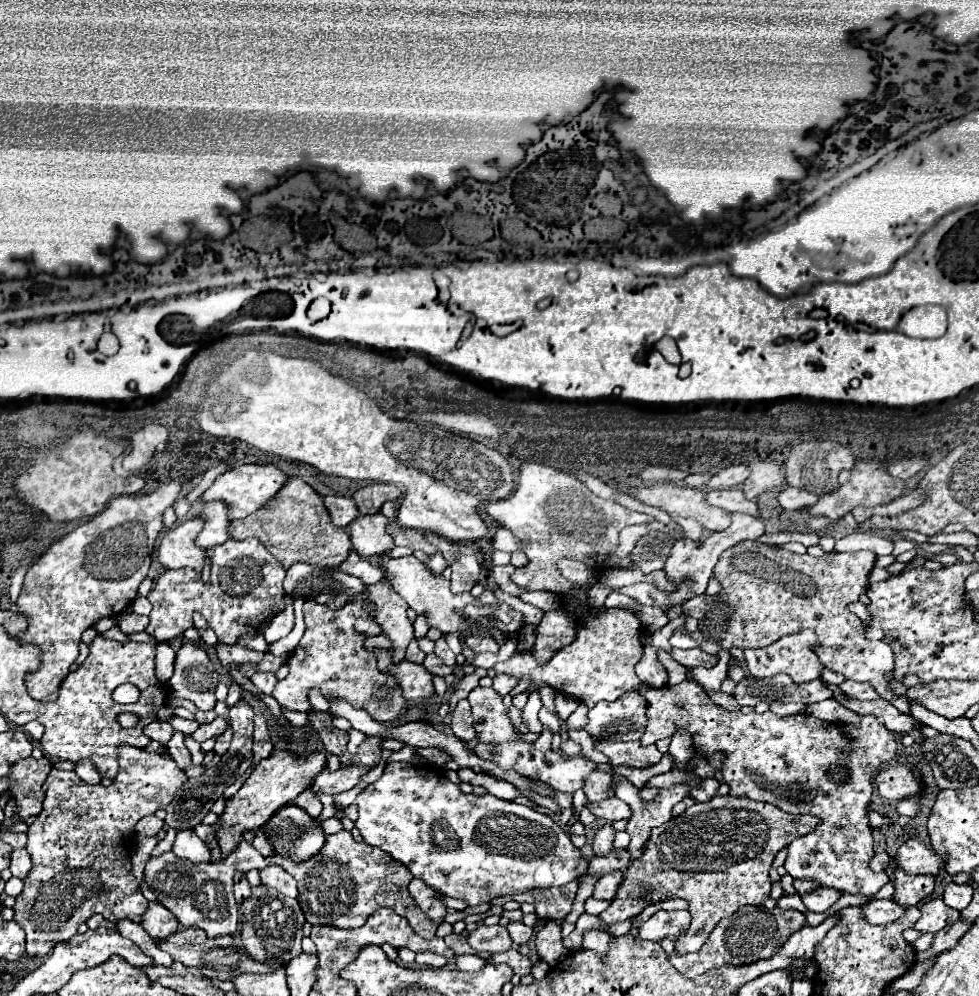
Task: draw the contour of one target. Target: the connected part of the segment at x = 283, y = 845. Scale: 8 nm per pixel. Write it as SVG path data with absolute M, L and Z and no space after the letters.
M287 804L279 808L263 826L275 854L301 864L313 858L325 844L325 834L307 810Z

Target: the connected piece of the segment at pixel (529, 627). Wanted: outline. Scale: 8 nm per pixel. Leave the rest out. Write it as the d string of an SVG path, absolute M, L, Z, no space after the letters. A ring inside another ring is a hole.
M525 624L523 630L521 630L521 640L517 642L517 650L515 652L529 652L535 644L535 630L537 626L535 624Z

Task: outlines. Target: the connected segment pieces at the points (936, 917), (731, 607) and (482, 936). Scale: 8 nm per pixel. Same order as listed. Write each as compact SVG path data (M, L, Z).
M941 898L929 900L923 904L921 908L921 918L915 924L915 930L919 932L939 932L945 926L949 926L951 922L955 922L959 918L959 912L949 908Z
M743 540L721 554L721 562L715 566L715 580L721 584L721 592L715 596L697 594L683 602L685 616L685 632L697 642L697 646L707 654L719 654L721 650L731 648L765 648L779 638L811 628L819 634L819 644L815 652L823 660L825 668L845 674L847 678L869 682L885 700L895 698L897 694L889 688L891 678L887 674L893 672L893 652L885 642L869 640L865 636L867 624L849 612L849 602L857 602L861 594L869 588L869 572L875 564L873 552L833 552L821 558L813 558L809 554L793 554L783 550L781 546L763 544L759 540Z
M485 924L477 926L469 934L467 942L471 944L471 948L475 952L491 952L491 954L507 952L513 946L513 940L511 940L507 928L503 928L499 924L495 924L495 926L485 926Z

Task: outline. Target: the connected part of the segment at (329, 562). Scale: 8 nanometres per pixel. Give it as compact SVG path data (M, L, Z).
M289 478L289 484L281 488L279 496L269 500L263 508L259 508L259 512L243 520L233 520L231 536L237 540L249 536L259 538L267 550L283 564L283 568L289 568L297 562L311 562L311 566L317 568L333 568L341 564L351 550L351 540L345 528L329 524L323 498L299 478Z

